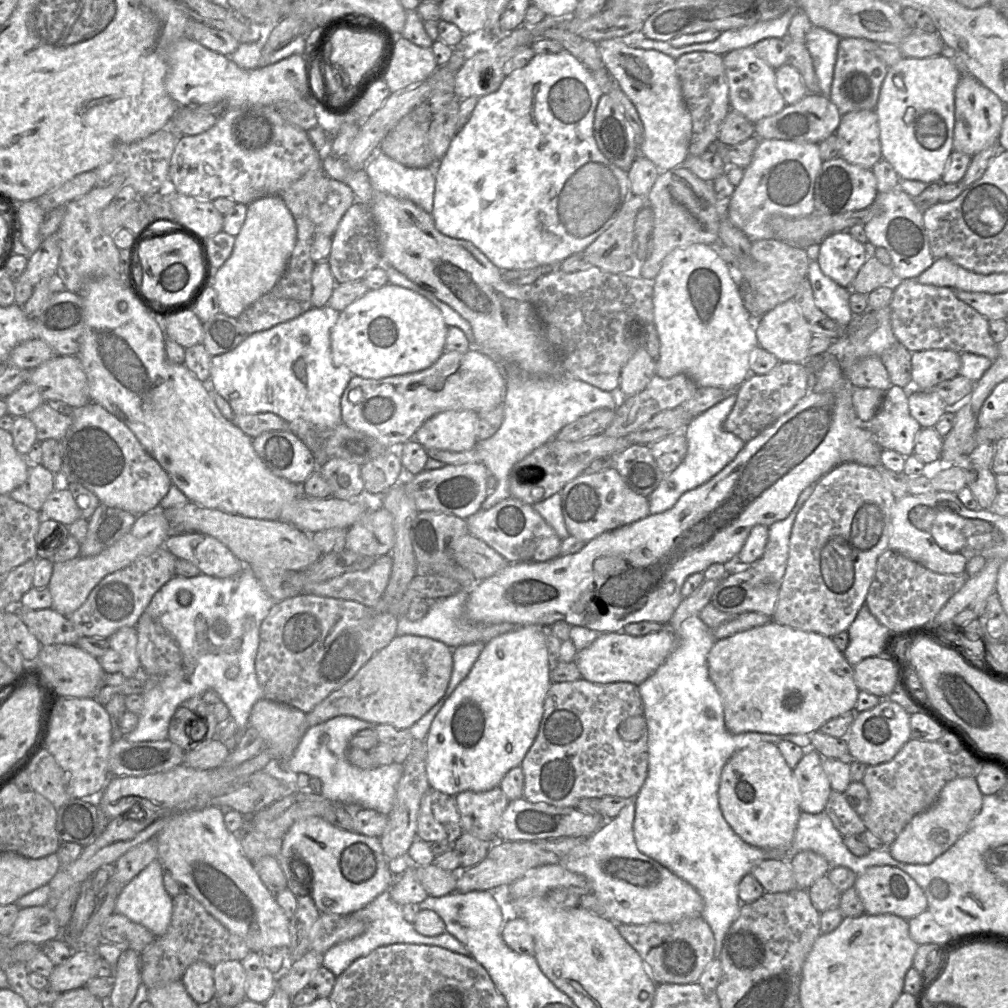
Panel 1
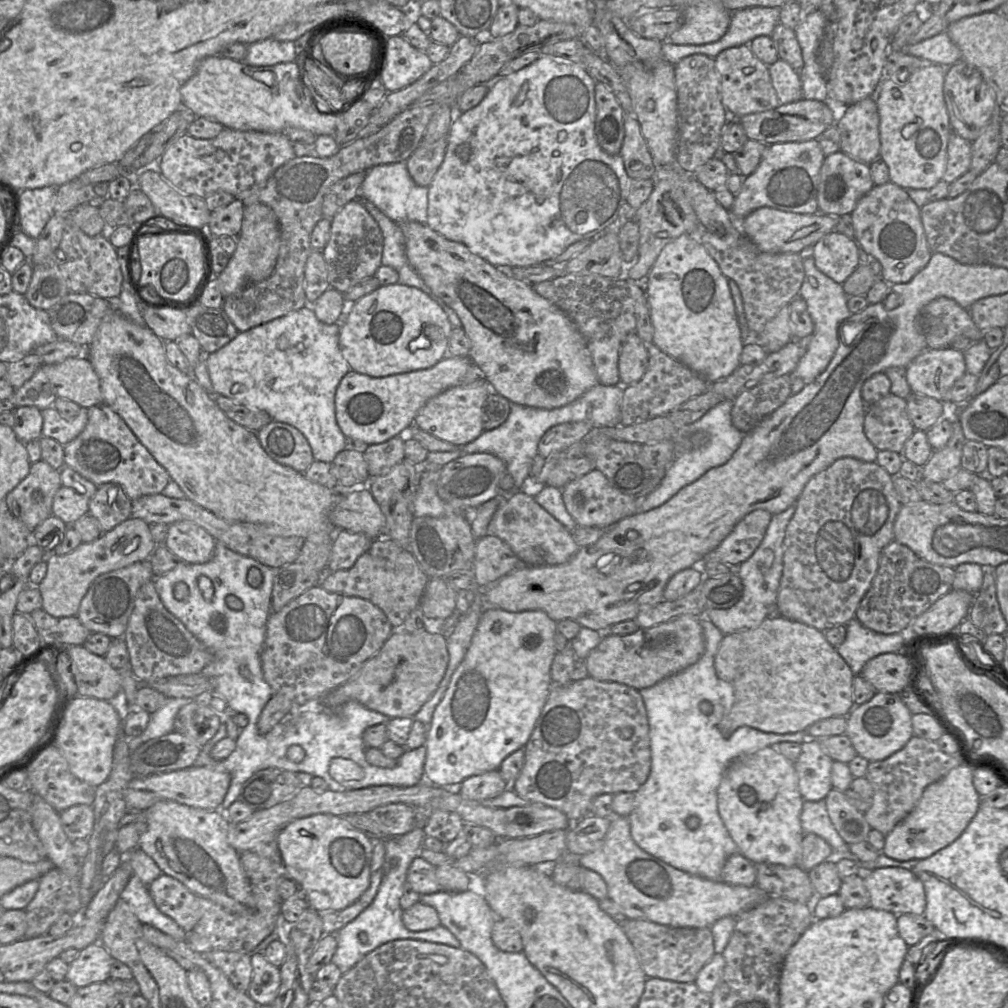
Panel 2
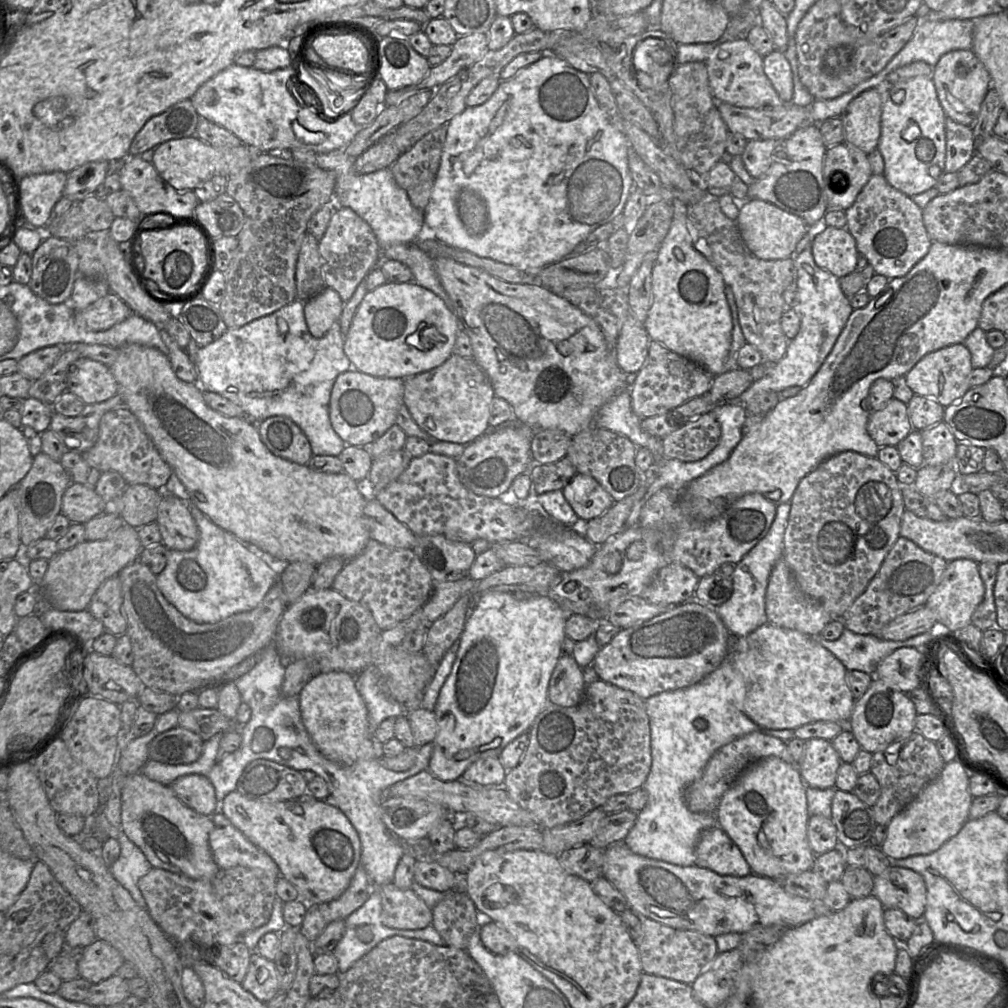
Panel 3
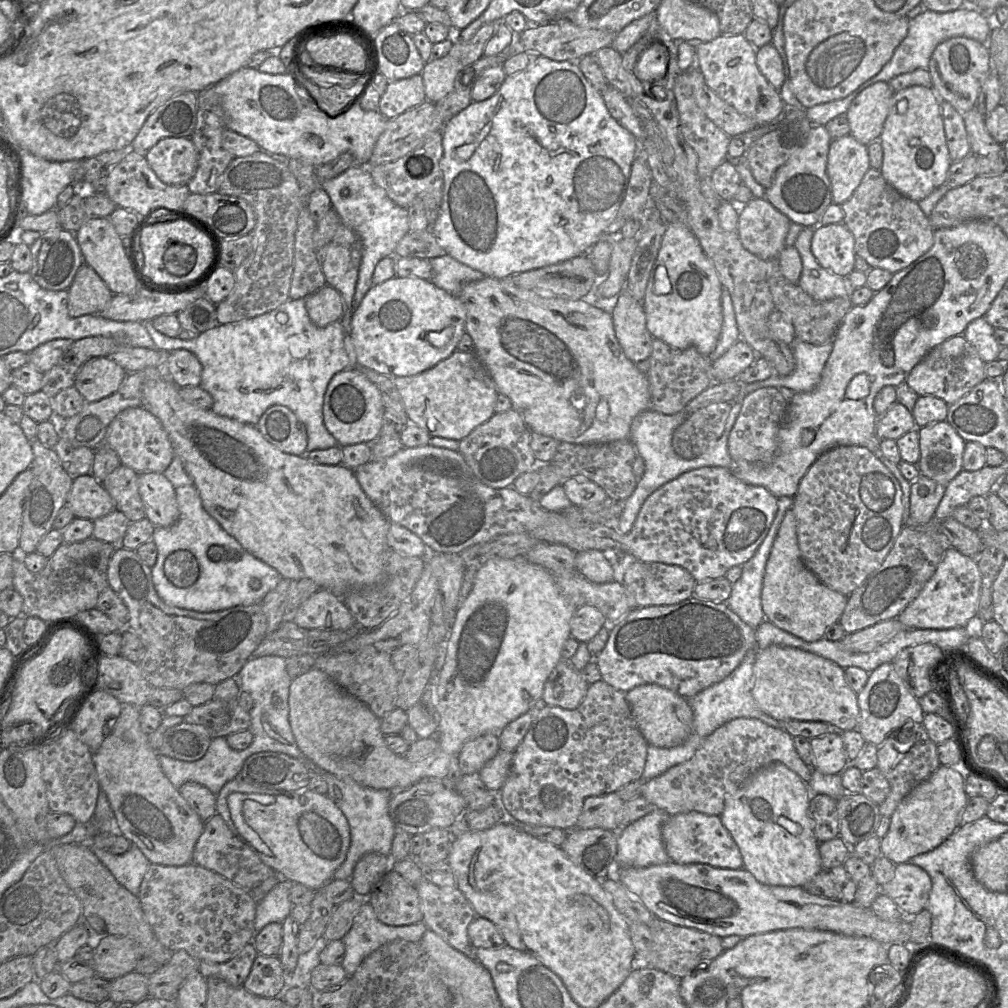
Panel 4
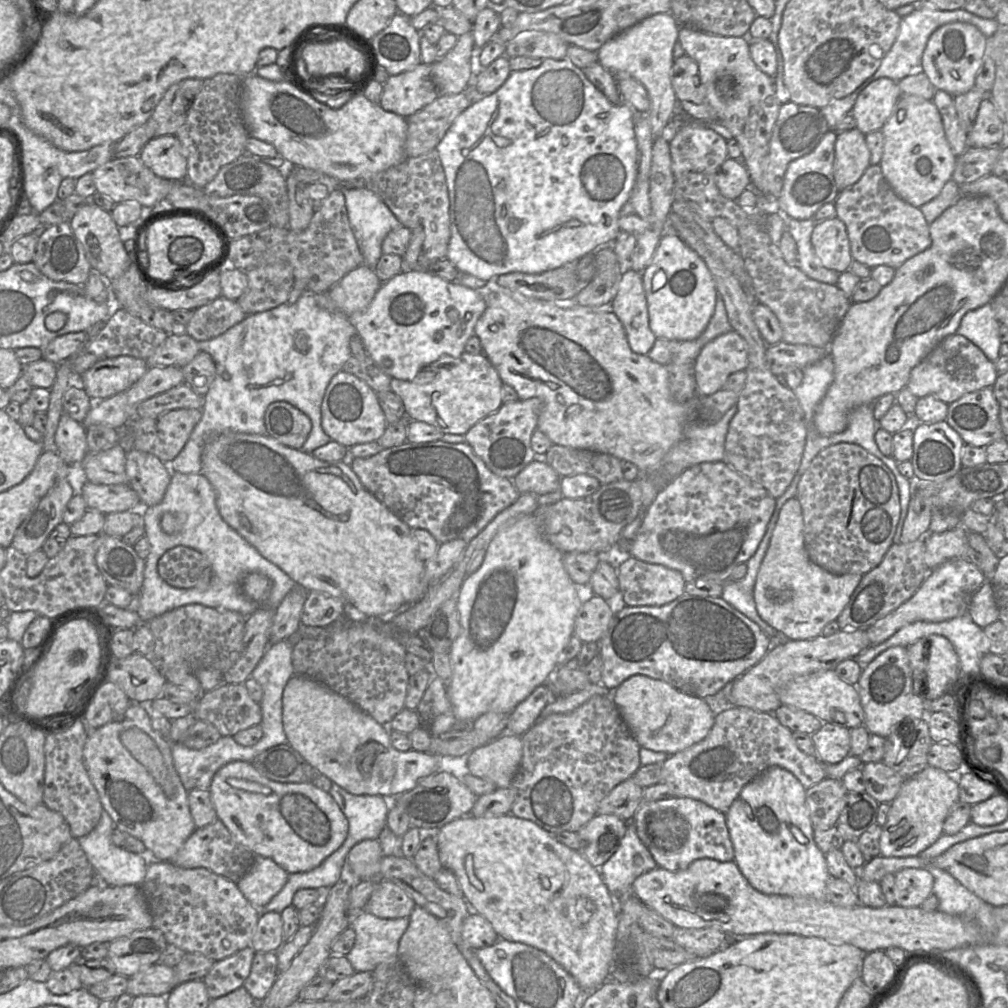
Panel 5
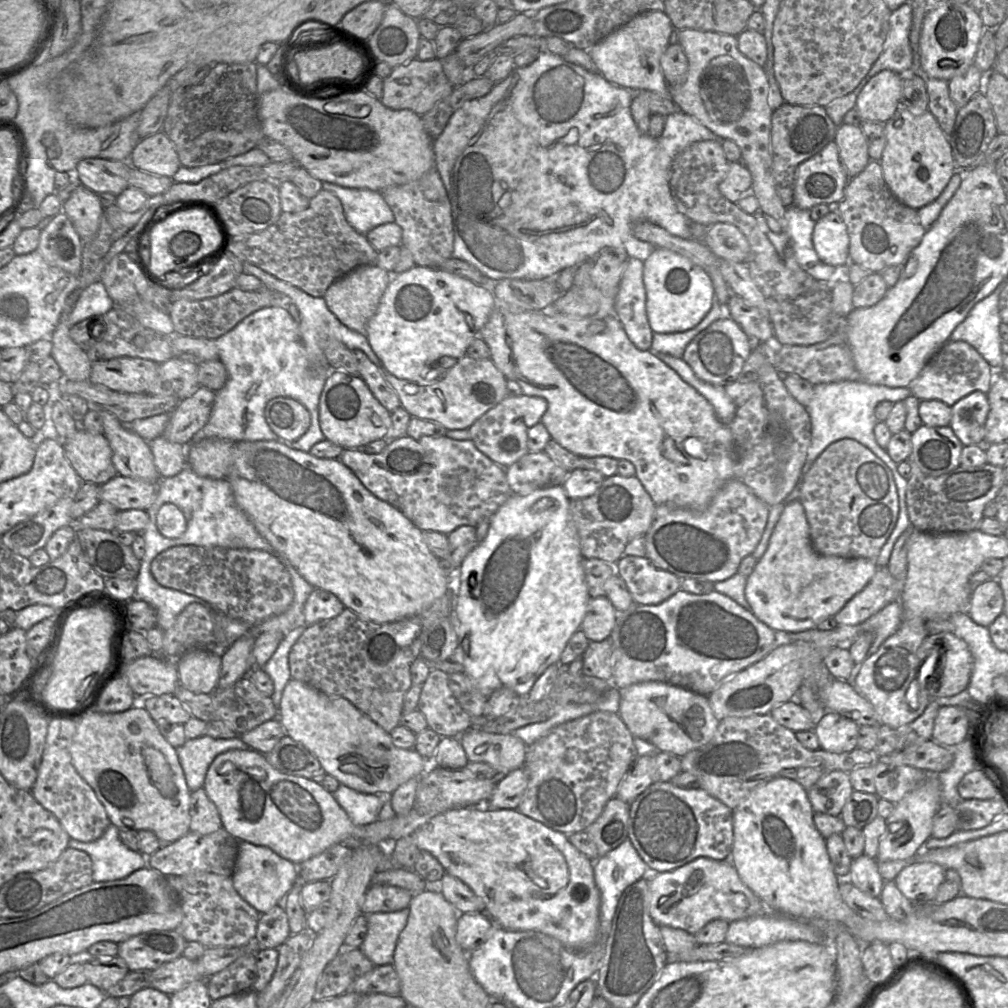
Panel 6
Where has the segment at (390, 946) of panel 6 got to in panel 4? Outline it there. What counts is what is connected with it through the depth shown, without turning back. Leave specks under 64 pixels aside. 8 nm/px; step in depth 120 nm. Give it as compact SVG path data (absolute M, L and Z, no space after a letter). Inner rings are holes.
M366 898L351 928L341 939L345 946L345 953L340 965L347 976L351 976L362 961L382 945L396 939L419 943L427 929L423 921L403 926L390 926L382 923Z

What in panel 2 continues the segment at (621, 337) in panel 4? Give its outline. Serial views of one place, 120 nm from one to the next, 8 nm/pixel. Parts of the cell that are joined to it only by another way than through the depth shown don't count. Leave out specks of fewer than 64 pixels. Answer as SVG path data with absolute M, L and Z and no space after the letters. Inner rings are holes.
M636 332L630 333L625 339L619 354L618 369L622 387L640 381L649 362L647 344Z

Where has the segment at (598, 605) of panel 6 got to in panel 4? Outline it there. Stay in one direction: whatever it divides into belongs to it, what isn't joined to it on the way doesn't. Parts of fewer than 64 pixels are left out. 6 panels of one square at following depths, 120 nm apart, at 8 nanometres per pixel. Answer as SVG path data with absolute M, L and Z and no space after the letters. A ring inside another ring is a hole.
M584 605L573 614L570 634L579 643L587 643L608 625L606 617L596 607Z

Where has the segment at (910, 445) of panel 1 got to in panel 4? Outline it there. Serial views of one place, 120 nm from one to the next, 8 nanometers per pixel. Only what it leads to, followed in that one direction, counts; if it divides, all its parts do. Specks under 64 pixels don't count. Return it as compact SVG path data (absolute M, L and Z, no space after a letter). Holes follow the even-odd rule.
M896 402L885 414L878 417L875 434L879 440L897 440L913 429L918 428L912 413L905 406Z

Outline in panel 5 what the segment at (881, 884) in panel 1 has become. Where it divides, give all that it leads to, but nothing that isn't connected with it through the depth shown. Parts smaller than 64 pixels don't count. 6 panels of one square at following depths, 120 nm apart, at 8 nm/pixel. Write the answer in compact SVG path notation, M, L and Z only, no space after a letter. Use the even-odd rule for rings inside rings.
M904 868L895 873L895 899L901 907L920 907L933 893L935 879L928 869Z

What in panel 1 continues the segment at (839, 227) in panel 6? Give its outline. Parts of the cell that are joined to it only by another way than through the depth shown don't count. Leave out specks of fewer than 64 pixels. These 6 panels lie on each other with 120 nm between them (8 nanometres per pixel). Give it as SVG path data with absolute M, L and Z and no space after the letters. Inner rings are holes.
M845 231L823 239L816 262L825 276L844 288L850 288L866 259L864 245Z

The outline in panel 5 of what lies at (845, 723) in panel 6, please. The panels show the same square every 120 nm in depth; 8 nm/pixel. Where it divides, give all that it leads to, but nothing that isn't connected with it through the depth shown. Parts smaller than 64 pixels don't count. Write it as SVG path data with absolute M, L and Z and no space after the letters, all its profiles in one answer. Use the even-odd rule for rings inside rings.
M823 723L822 727L811 735L817 758L824 764L836 764L851 754L850 729L838 723Z

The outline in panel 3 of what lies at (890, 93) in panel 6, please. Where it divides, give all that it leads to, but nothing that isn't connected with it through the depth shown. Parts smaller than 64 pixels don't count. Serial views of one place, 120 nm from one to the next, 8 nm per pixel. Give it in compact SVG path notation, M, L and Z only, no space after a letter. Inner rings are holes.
M877 89L864 91L841 114L845 142L867 155L878 148L881 135L882 99Z

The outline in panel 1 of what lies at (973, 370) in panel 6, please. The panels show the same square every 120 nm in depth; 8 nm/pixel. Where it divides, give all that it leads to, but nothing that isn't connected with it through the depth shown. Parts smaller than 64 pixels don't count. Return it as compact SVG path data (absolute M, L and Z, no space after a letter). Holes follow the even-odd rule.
M952 350L911 352L911 389L928 390L942 381L958 376L960 354Z

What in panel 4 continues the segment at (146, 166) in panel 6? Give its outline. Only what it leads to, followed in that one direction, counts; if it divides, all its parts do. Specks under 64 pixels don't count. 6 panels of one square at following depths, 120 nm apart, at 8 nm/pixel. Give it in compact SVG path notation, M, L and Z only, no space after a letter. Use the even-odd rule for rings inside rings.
M165 137L144 154L158 179L168 185L187 185L198 165L198 152L187 137Z

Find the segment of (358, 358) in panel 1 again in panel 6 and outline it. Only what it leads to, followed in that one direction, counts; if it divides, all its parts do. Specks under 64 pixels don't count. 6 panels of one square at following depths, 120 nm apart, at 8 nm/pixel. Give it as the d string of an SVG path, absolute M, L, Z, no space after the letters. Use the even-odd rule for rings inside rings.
M415 265L400 274L392 274L378 308L367 324L365 336L391 375L429 386L443 380L456 361L466 355L467 348L479 337L497 304L493 291L479 284L440 268Z

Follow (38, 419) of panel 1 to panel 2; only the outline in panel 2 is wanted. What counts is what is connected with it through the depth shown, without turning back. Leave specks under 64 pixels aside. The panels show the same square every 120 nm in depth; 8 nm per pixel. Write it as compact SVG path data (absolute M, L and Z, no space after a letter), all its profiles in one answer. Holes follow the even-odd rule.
M53 406L45 408L41 414L42 437L52 438L63 446L74 440L84 430L88 421L88 410L82 407L73 419L63 418Z

